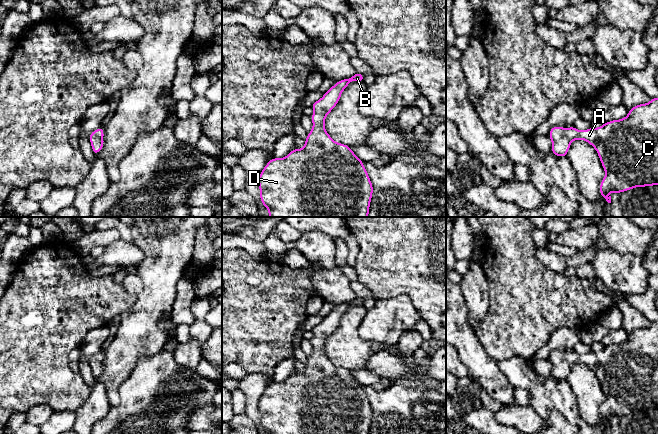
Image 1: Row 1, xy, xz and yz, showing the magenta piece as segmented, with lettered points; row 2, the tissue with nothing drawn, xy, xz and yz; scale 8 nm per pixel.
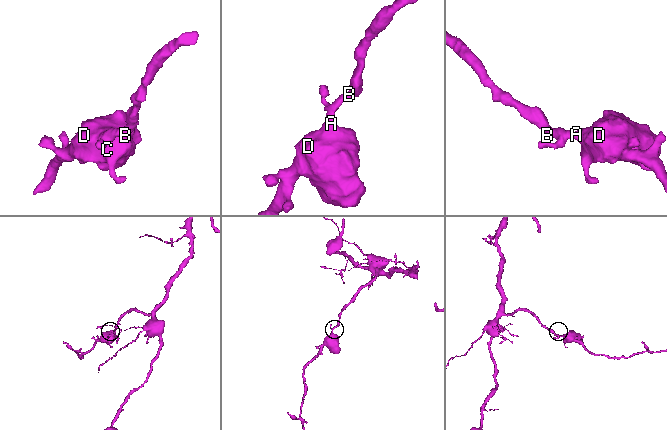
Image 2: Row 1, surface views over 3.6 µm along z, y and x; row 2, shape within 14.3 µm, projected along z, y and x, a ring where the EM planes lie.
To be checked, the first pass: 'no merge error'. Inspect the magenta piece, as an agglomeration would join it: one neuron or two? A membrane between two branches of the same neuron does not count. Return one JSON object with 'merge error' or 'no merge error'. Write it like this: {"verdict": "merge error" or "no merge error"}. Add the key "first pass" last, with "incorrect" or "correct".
{"verdict": "no merge error", "first pass": "correct"}

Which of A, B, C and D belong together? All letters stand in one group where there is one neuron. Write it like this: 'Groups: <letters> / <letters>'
Groups: A B C D

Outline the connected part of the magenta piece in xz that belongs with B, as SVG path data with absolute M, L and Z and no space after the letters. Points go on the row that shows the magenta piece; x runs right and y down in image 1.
M355 73L352 77L342 79L334 84L321 99L310 107L314 110L311 117L313 129L305 139L305 147L293 149L286 157L273 157L258 177L261 203L268 209L269 217L368 217L373 185L369 175L350 146L335 142L325 131L326 115L330 113L340 100L342 91L351 81L364 82L364 74Z

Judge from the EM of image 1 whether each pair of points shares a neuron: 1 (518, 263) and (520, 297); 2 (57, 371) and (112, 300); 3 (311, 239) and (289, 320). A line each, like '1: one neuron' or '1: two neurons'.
1: one neuron
2: one neuron
3: two neurons

